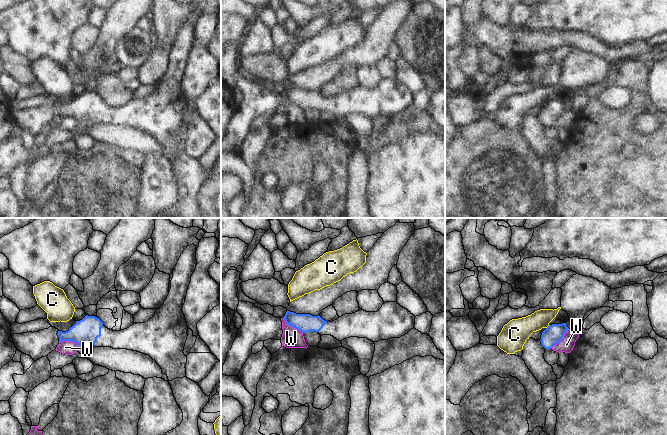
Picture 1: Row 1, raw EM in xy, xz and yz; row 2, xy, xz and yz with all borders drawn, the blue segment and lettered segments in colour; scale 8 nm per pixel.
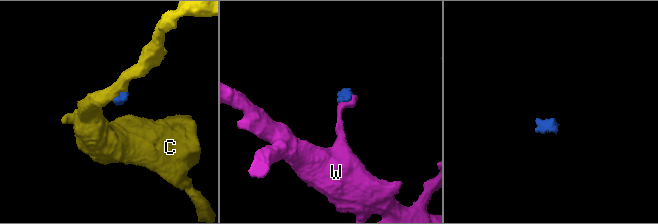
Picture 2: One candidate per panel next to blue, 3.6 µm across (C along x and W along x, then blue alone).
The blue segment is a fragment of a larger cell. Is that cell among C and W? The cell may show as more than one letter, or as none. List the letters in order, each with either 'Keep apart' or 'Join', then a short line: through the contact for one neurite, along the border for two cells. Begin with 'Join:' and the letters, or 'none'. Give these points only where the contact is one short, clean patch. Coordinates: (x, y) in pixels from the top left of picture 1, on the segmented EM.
Join: none
C: Keep apart. Line: yz (549, 325), (546, 328)
W: Keep apart. Line: xz (283, 317), (288, 324), (297, 328), (302, 333).

